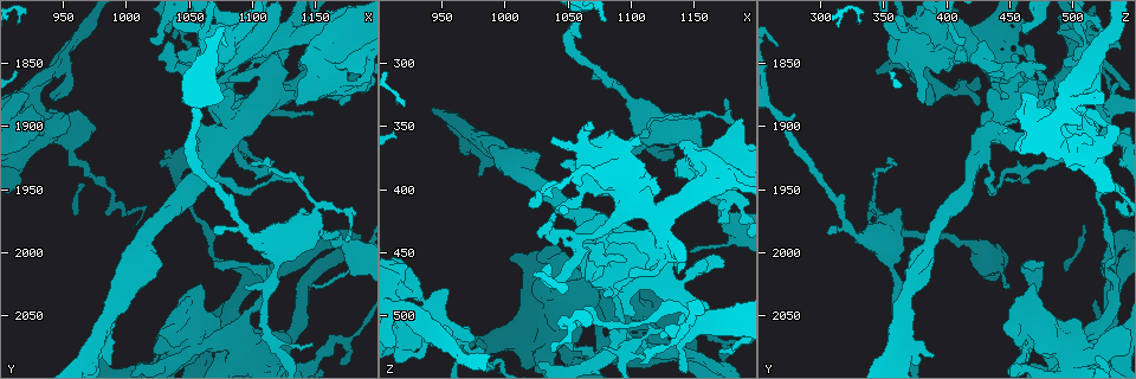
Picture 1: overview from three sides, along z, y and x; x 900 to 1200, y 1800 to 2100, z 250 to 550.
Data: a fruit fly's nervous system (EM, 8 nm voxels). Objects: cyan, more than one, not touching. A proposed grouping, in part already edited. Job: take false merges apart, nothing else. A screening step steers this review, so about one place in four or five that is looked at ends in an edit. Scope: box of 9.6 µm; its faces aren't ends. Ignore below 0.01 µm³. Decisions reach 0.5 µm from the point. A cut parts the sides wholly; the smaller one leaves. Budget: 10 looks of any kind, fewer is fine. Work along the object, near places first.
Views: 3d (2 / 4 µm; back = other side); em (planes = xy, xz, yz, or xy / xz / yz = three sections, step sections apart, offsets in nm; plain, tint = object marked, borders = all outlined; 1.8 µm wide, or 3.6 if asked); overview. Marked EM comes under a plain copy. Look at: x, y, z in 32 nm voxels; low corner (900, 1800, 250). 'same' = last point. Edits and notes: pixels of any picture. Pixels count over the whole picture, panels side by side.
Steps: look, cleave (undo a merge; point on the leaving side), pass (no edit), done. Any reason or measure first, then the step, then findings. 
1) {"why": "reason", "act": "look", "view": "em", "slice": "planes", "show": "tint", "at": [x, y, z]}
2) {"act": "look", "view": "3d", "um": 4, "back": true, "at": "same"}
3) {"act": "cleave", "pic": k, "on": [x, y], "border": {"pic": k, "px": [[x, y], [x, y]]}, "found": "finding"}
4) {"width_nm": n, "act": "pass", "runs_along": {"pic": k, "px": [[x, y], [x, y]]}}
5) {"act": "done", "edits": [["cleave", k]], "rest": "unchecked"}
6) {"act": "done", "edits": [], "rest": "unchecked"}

{"why": "a fork", "act": "look", "view": "3d", "um": 4, "at": [1152, 1964, 344]}

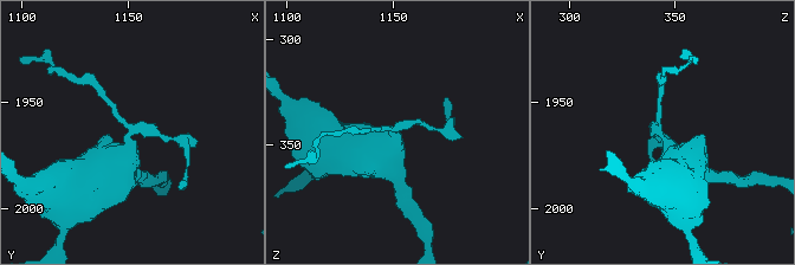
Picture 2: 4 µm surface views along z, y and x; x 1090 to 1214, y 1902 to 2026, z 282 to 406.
{"why": "now the EM", "act": "look", "view": "em", "slice": "xy", "step": 4, "show": "tint", "at": [1150, 1963, 343]}

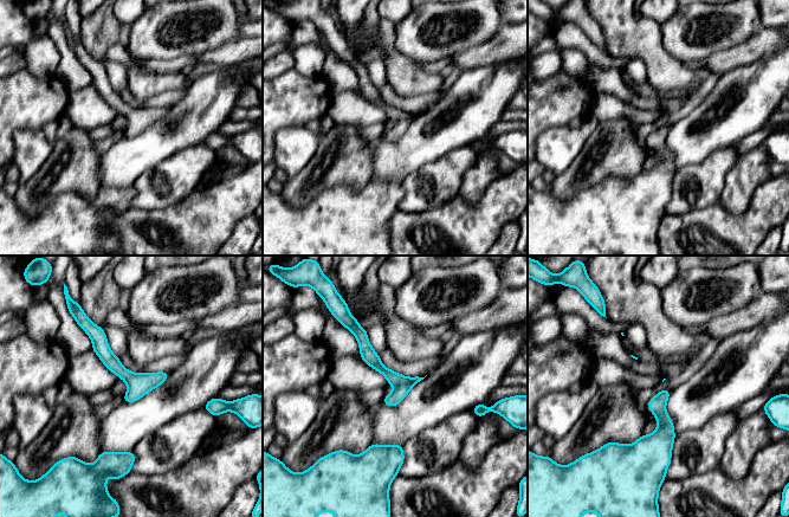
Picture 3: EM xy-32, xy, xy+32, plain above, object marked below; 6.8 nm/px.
{"why": "another direction", "act": "look", "view": "em", "slice": "xz", "step": 16, "show": "tint", "at": "same"}

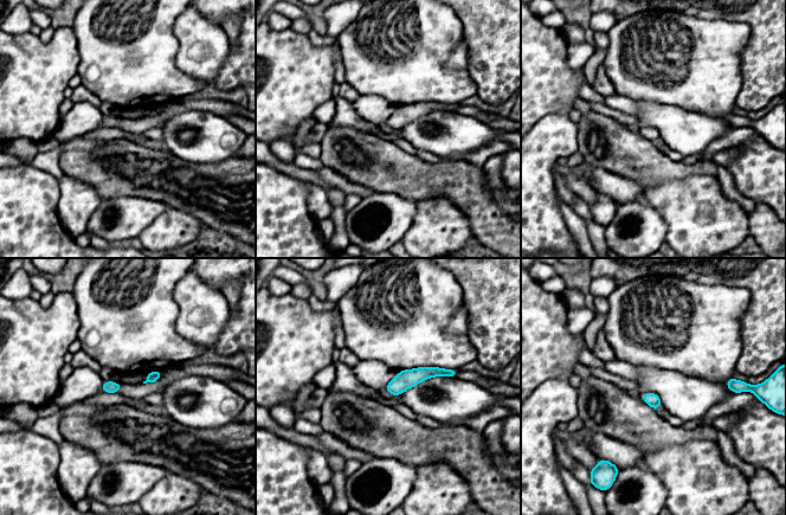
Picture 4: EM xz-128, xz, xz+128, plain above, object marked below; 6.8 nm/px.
{"act": "pass", "runs_along": {"pic": 4, "px": [[453, 372], [425, 372], [388, 387]]}, "found": "continuous, no second cell"}

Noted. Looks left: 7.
{"why": "thick turns thin", "act": "look", "view": "em", "slice": "planes", "show": "tint", "at": [1058, 1858, 438]}

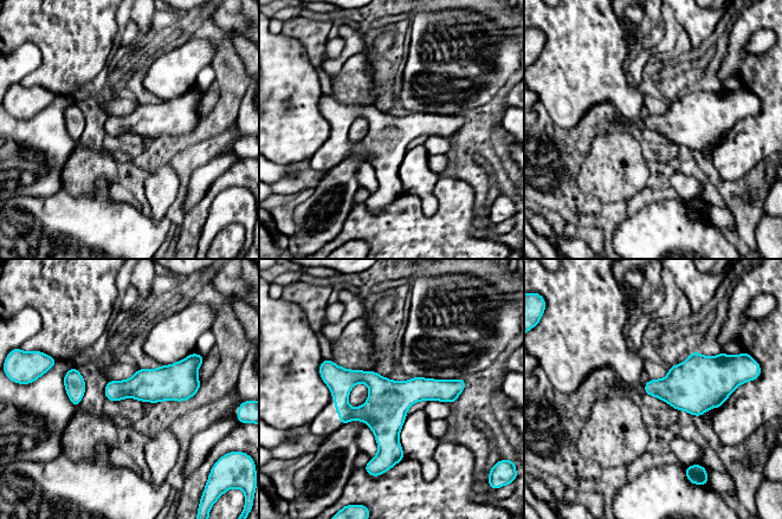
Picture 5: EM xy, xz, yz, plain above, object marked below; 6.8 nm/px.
{"width_nm": 220, "act": "pass", "runs_along": {"pic": 5, "px": [[328, 363], [341, 402], [386, 433], [386, 462]]}, "found": "one cell here"}

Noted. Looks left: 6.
{"why": "three-way junction", "act": "look", "view": "em", "um": 3.6, "slice": "planes", "show": "tint", "at": [946, 1852, 514]}

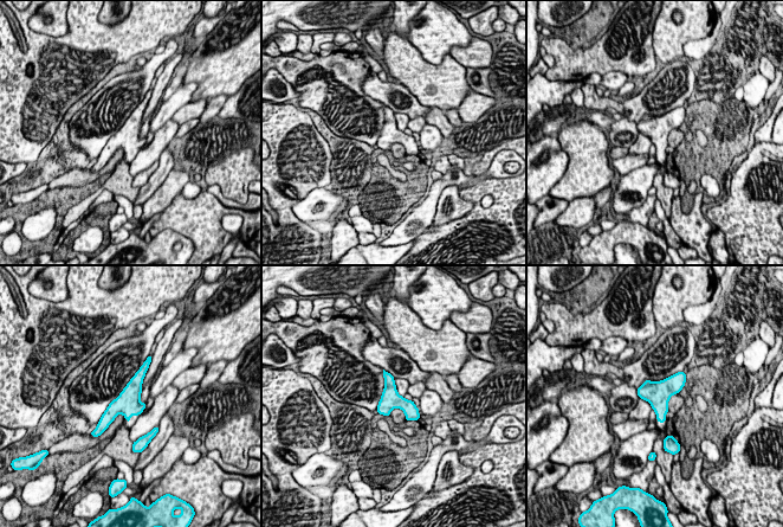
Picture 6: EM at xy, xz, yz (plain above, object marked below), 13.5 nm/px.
{"width_nm": 280, "act": "pass", "found": "continuous, no second cell"}

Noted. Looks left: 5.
{"why": "abrupt turn", "act": "look", "view": "3d", "um": 4, "at": [1088, 2074, 490]}

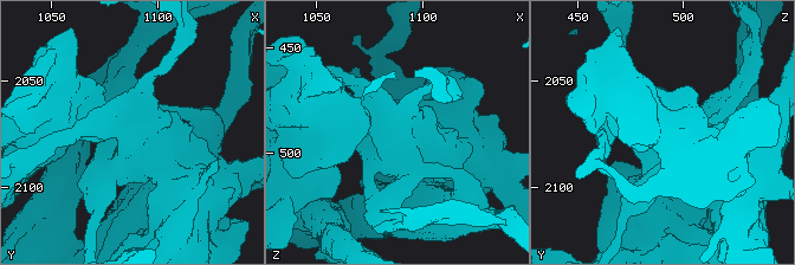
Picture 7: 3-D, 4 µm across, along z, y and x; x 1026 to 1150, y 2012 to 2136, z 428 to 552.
{"why": "now the EM", "act": "look", "view": "em", "um": 3.6, "slice": "planes", "show": "tint", "at": [1088, 2073, 489]}

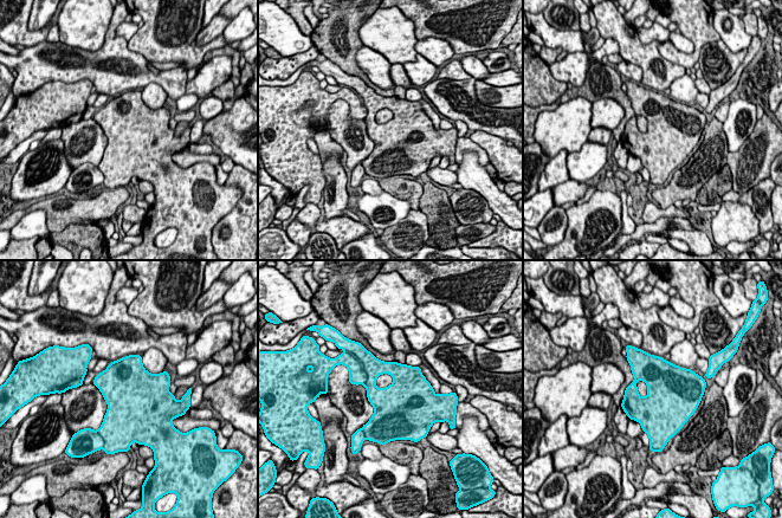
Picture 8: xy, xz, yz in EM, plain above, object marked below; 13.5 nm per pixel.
{"width_nm": 550, "act": "pass", "found": "one cell here"}

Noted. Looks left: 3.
{"act": "done", "edits": [], "rest": "unchecked"}

